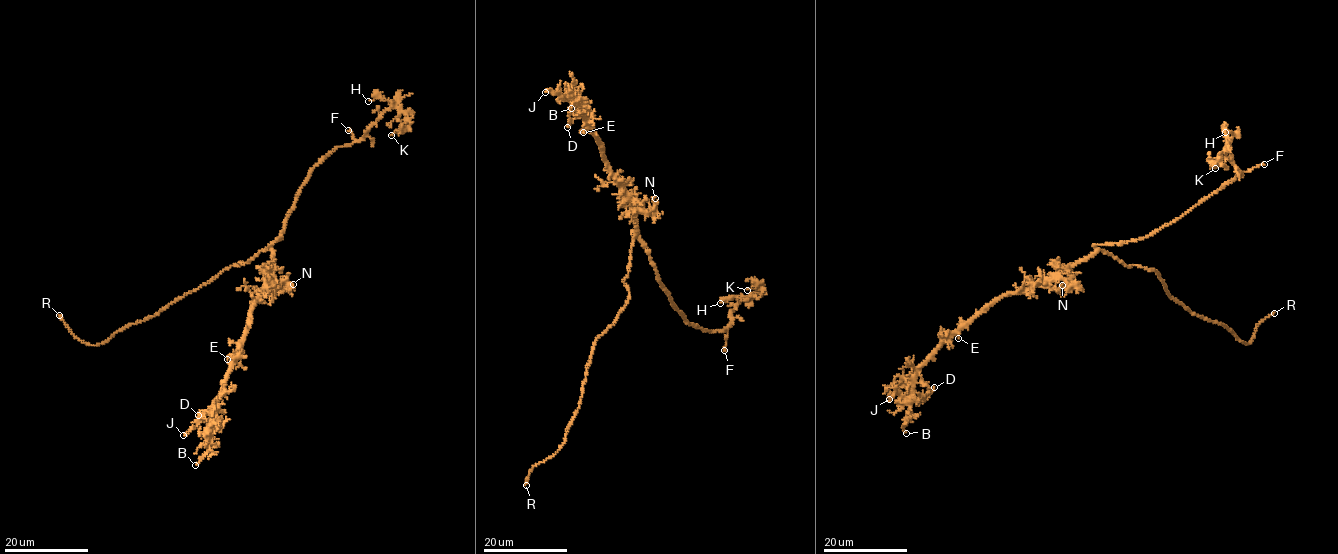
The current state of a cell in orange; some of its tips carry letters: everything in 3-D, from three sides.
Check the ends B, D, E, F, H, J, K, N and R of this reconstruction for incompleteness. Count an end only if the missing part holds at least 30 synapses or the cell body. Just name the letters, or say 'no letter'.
R

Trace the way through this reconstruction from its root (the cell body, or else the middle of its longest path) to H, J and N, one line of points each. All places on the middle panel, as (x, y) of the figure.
H: (632, 244), (633, 231), (687, 322), (724, 330), (743, 299), (731, 296), (720, 303)
J: (632, 244), (634, 210), (612, 174), (603, 146), (575, 104), (549, 89), (545, 92)
N: (632, 244), (636, 226), (633, 203), (649, 212), (654, 207), (655, 198)

